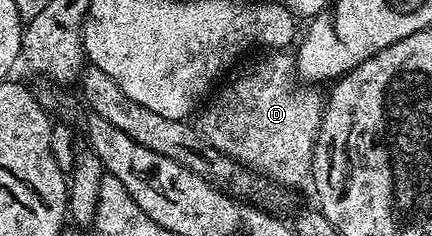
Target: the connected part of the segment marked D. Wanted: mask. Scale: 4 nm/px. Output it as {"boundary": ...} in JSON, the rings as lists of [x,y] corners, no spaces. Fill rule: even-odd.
{"boundary":[[[271,49],[260,55],[263,56],[253,60],[236,79],[228,78],[222,84],[224,87],[220,86],[210,96],[209,102],[198,112],[199,120],[194,120],[193,126],[205,142],[213,145],[213,149],[235,159],[256,175],[287,189],[299,187],[308,182],[312,172],[315,139],[323,120],[325,95],[318,91],[318,86],[298,87],[295,84],[294,54],[283,49]]]}

